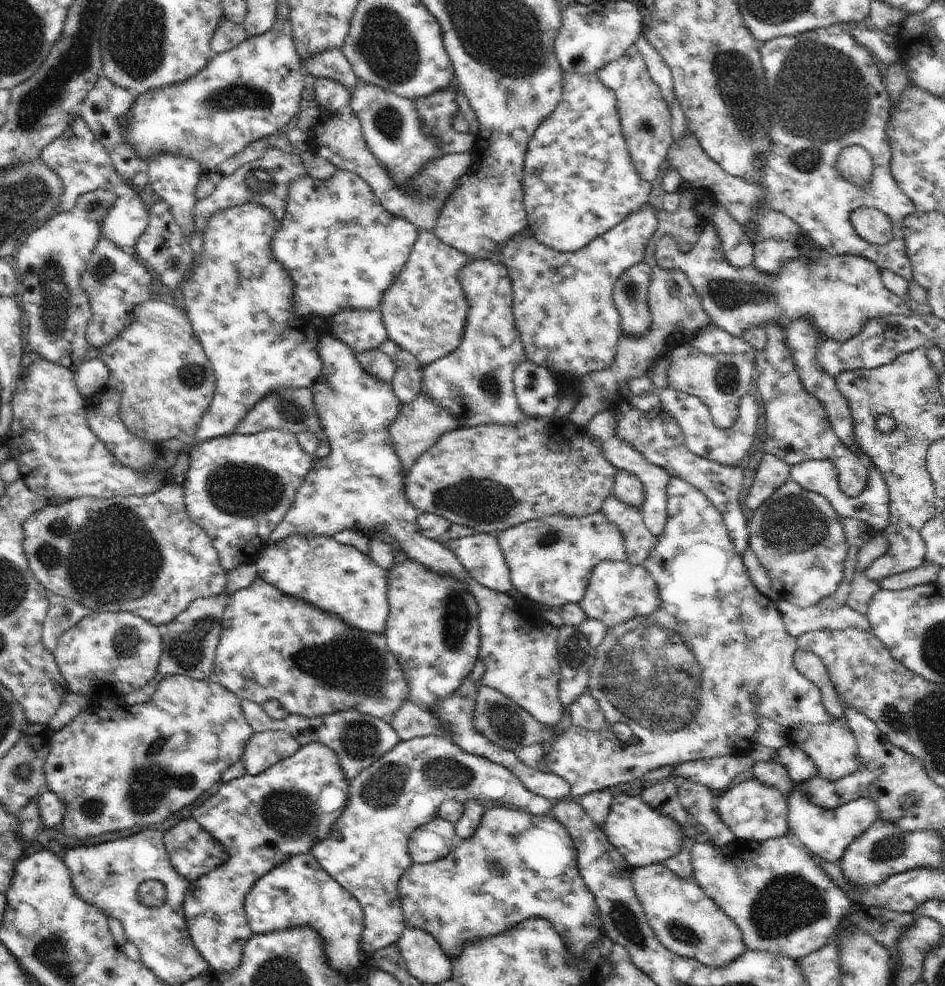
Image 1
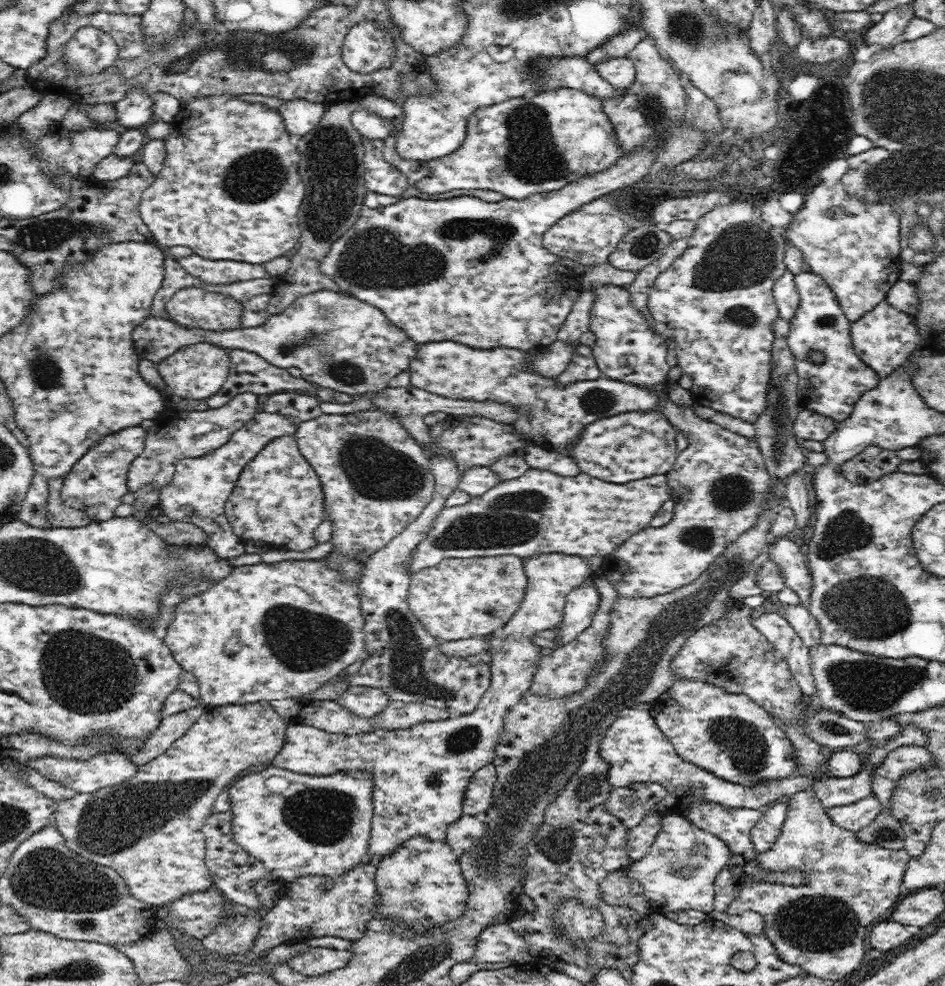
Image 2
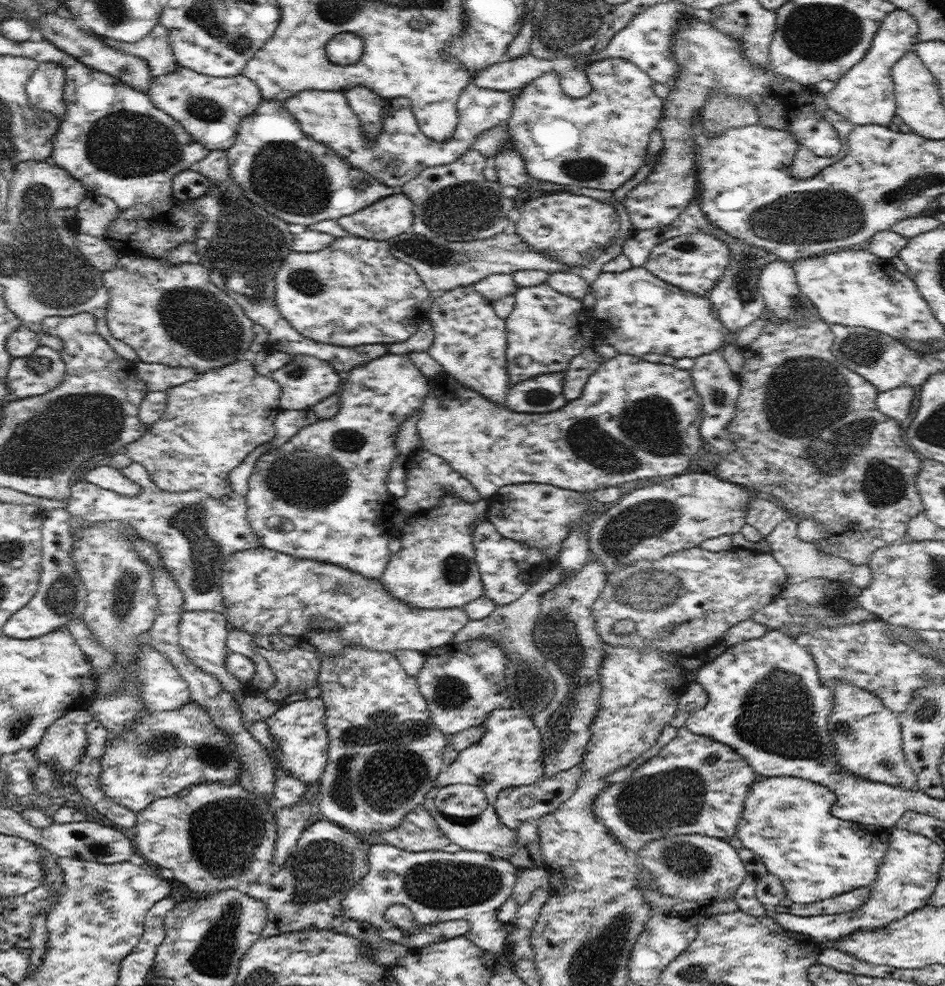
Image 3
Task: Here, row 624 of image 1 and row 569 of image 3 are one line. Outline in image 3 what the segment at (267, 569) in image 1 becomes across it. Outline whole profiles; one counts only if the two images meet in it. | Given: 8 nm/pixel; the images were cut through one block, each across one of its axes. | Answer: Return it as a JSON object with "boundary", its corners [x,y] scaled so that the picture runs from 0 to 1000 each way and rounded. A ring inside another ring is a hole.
{"boundary":[[[408,358],[398,365],[392,365],[387,369],[380,369],[368,378],[364,379],[365,385],[362,385],[358,400],[360,401],[360,415],[356,422],[345,426],[335,426],[326,433],[320,433],[305,449],[296,454],[281,458],[271,468],[263,487],[263,498],[261,501],[261,525],[267,539],[276,550],[276,553],[284,558],[301,560],[302,563],[313,567],[330,566],[337,570],[357,572],[367,576],[369,579],[380,580],[385,586],[403,587],[408,578],[415,561],[413,561],[413,548],[420,543],[416,535],[417,523],[421,520],[421,505],[412,497],[410,489],[416,469],[422,461],[418,449],[418,440],[424,434],[424,430],[432,426],[439,418],[446,416],[450,402],[454,395],[454,383],[449,381],[440,370],[434,365],[433,360]]]}

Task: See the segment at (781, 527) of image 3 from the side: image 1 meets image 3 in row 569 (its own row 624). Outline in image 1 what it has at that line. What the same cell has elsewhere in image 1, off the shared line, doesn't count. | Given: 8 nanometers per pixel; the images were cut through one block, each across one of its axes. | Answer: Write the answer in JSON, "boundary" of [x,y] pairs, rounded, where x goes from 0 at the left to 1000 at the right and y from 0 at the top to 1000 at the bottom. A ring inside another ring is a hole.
{"boundary":[[[825,608],[821,617],[826,623],[832,640],[841,648],[847,647],[855,640],[885,639],[892,640],[898,637],[924,641],[923,635],[915,623],[902,619],[896,613],[887,619],[870,619],[865,613],[853,617],[844,617],[833,609]]]}

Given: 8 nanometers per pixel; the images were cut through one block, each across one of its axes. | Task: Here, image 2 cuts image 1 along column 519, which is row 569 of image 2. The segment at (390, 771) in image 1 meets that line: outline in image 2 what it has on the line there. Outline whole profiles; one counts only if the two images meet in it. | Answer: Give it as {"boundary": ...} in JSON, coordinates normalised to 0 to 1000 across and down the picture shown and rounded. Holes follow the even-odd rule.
{"boundary":[[[823,545],[819,552],[811,556],[814,568],[825,573],[830,583],[830,593],[844,603],[848,614],[855,615],[859,584],[854,574],[854,564],[849,562],[844,552],[833,545]]]}

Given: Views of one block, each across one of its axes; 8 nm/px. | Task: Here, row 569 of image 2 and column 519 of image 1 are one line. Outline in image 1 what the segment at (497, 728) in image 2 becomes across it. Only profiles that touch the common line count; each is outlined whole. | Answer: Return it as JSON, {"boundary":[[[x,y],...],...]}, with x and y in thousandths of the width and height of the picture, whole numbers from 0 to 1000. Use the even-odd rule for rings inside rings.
{"boundary":[[[638,518],[631,519],[626,523],[618,523],[618,525],[587,521],[563,526],[531,539],[526,545],[540,577],[543,594],[553,602],[554,608],[561,608],[582,618],[592,619],[600,613],[613,612],[618,604],[618,598],[622,594],[622,586],[629,574],[633,574],[635,570],[639,568],[662,569],[660,544],[656,535],[652,535],[652,531],[648,531]]]}

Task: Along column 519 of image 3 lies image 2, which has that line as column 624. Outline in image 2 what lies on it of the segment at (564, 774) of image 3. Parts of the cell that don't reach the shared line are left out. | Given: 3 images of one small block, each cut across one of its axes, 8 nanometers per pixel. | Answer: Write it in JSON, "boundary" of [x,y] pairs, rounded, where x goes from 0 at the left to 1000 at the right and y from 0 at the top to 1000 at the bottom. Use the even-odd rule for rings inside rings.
{"boundary":[[[669,793],[648,800],[639,814],[641,824],[656,831],[658,838],[671,840],[681,827],[696,814],[707,813],[709,805],[704,797],[695,793]]]}

